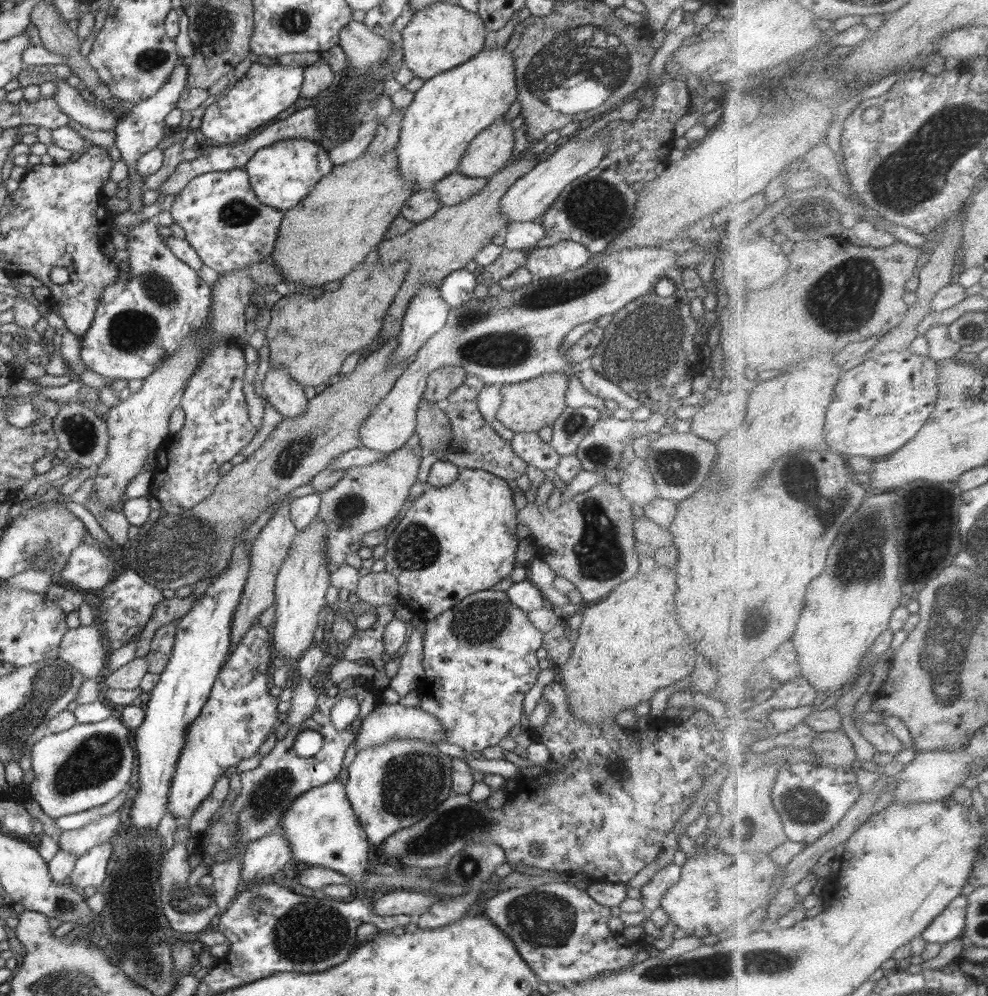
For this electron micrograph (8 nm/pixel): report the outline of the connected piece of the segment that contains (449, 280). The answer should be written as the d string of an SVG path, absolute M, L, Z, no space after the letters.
M463 268L447 274L440 283L439 291L442 299L452 308L472 300L476 284L477 276Z

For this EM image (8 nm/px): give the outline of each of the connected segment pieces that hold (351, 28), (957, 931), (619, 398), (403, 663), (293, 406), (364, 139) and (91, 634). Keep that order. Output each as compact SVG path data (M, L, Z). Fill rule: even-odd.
M356 20L342 27L338 46L342 47L349 65L360 74L372 65L382 63L394 49L387 36L374 34L364 23Z
M961 896L954 900L923 934L928 944L948 943L951 940L958 939L958 936L963 938L964 934L962 932L967 930L969 908L969 896Z
M584 366L578 373L578 376L584 388L586 388L590 394L594 394L594 396L598 398L615 400L620 407L632 412L642 406L642 403L640 403L638 399L626 394L618 384L588 366Z
M426 622L416 626L406 642L406 653L399 657L399 668L396 675L390 679L392 690L396 691L401 698L408 693L419 689L419 683L422 683L422 678L425 672L422 666L424 652L424 636L427 630Z
M284 367L270 368L264 376L262 388L268 396L268 402L283 418L296 417L306 411L308 398L303 386L294 381Z
M376 116L369 122L364 122L352 133L352 137L346 142L339 143L338 146L327 152L331 162L340 166L346 162L352 162L367 152L372 140L377 136L379 120Z
M95 622L90 626L69 629L58 647L58 658L71 664L85 677L100 679L104 676L107 662L98 627Z

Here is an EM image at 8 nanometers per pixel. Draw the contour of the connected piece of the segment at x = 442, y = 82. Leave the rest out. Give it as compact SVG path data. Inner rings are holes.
M496 47L482 49L478 55L460 66L425 80L405 110L401 136L395 147L399 163L398 172L402 175L402 180L408 185L414 185L414 190L425 191L434 188L434 183L438 183L450 173L456 172L470 142L475 140L482 130L502 119L519 96L515 73L512 53L506 47Z

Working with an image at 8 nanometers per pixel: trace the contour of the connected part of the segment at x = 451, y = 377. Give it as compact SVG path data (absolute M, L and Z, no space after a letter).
M444 366L430 371L422 399L443 404L448 395L460 385L464 385L466 375L466 370L458 366Z

